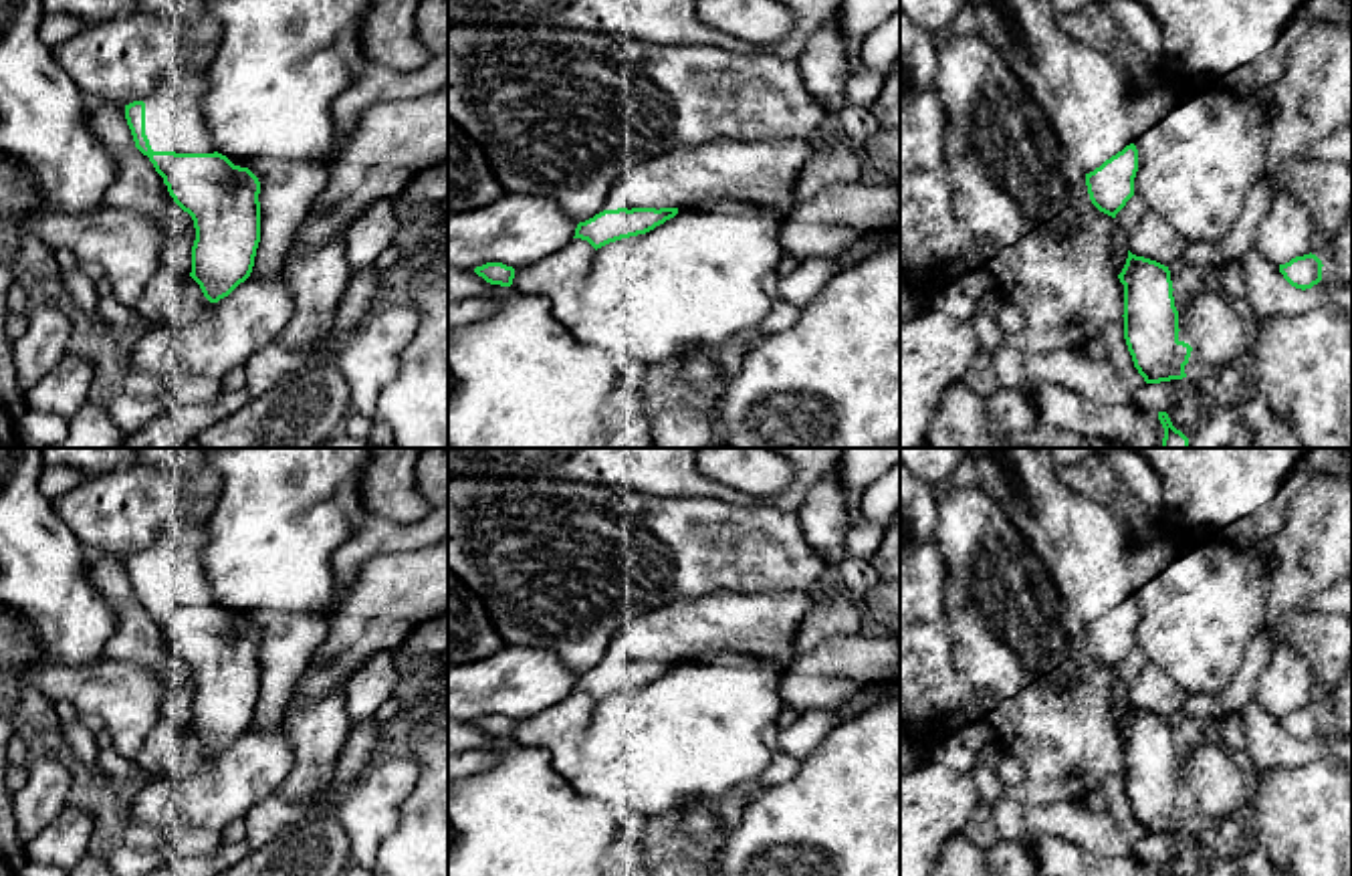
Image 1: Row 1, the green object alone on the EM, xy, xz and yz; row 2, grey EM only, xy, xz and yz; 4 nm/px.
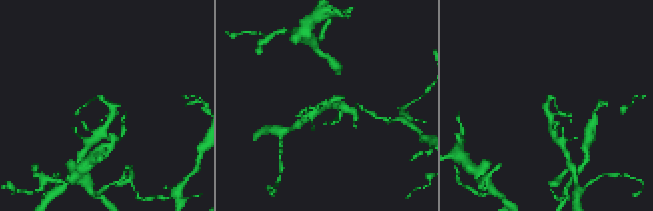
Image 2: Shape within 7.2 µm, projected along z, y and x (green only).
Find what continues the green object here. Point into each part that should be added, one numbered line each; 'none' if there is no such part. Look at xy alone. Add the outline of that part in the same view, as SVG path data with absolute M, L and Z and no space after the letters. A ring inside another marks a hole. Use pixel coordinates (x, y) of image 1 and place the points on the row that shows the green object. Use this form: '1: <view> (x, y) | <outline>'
1: xy (174, 122) | M204 67L165 71L159 87L143 99L145 135L153 151L214 153L202 101L210 87Z

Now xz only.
1: xz (763, 172) | M781 137L674 149L624 172L603 210L660 210L730 198L789 214L797 208L795 182L811 149L807 139Z

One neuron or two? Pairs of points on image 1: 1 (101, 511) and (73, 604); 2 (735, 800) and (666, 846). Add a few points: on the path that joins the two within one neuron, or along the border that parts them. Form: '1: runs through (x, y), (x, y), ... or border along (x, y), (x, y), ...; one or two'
1: border along (59, 515), (91, 556); two
2: runs through (719, 816), (699, 830), (683, 832); one

